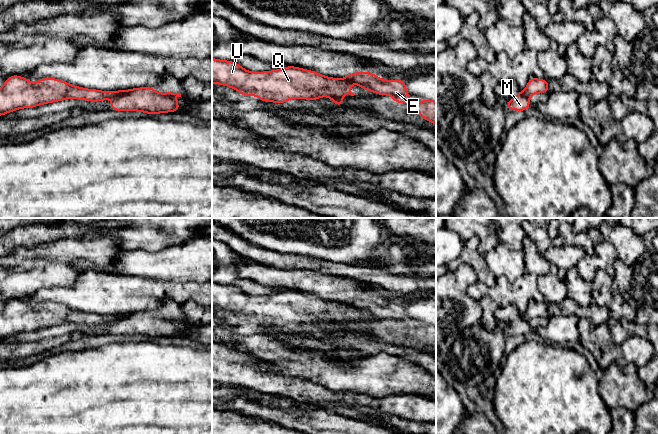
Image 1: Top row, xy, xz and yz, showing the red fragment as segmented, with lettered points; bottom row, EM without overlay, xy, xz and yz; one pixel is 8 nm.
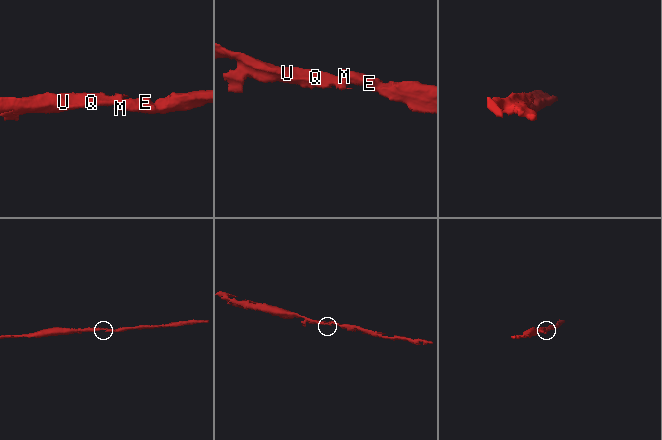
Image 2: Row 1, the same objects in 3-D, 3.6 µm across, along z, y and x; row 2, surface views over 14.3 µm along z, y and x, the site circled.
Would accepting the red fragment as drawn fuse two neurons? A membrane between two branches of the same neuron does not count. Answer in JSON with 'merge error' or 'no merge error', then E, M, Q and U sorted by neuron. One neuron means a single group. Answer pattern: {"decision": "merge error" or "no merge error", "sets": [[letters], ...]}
{"decision": "merge error", "sets": [["E", "M"], ["Q", "U"]]}

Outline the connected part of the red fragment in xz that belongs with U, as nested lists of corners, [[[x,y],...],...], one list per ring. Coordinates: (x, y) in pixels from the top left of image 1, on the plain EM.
[[[212,282],[212,307],[228,310],[237,314],[242,320],[257,320],[264,326],[275,326],[285,328],[290,323],[317,324],[327,320],[336,330],[345,330],[341,321],[355,318],[350,315],[351,307],[326,301],[315,295],[302,293],[299,291],[287,290],[281,293],[265,296],[251,296],[242,292],[238,287]]]

